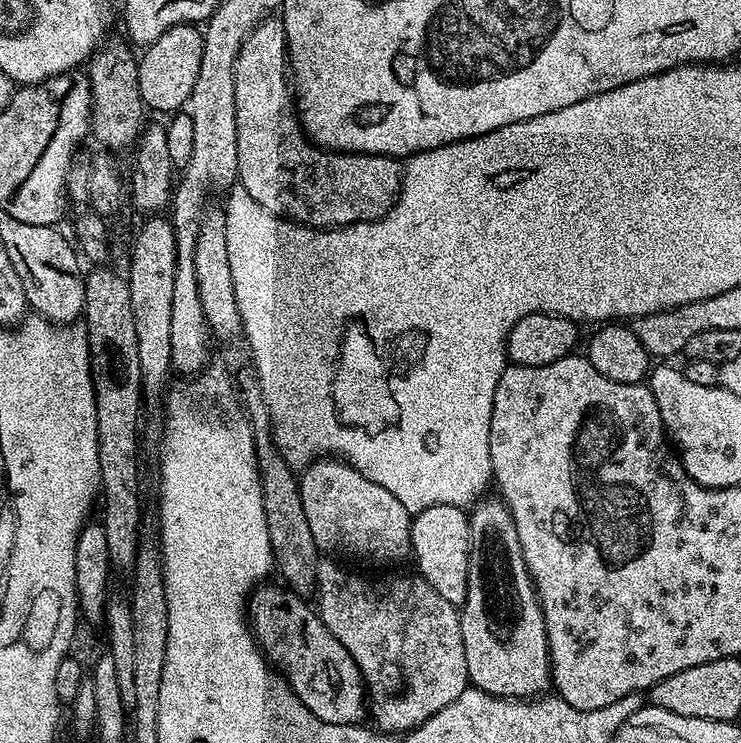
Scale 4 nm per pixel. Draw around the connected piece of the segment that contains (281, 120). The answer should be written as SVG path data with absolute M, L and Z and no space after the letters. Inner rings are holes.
M268 14L263 17L259 22L252 25L252 29L248 31L248 36L242 42L242 46L238 50L238 56L234 58L234 114L236 115L236 133L238 134L238 170L236 175L238 177L239 187L246 190L246 194L250 194L250 198L254 198L254 202L258 202L258 206L266 206L266 210L270 210L276 216L282 216L286 220L295 220L298 224L307 224L309 228L344 228L347 224L357 224L359 220L376 220L379 216L384 216L392 208L392 203L396 201L396 195L400 193L400 178L402 175L402 164L397 157L394 156L368 156L365 152L334 152L331 150L325 150L316 147L311 143L310 137L307 132L304 131L303 124L300 123L300 117L298 115L298 104L294 99L294 88L290 83L290 57L288 55L288 43L286 42L286 34L284 33L284 21L283 19L274 17L275 15Z

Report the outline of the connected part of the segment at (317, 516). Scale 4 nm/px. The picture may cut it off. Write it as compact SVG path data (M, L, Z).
M321 458L313 461L301 473L300 497L303 513L314 534L317 549L324 554L337 552L340 556L357 556L360 560L377 560L380 564L392 564L395 560L412 556L412 514L402 502L376 482L366 478L356 468L339 458Z

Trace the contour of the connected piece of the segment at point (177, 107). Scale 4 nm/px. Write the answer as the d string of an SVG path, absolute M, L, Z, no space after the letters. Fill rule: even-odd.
M175 24L163 32L154 43L143 49L144 57L138 60L138 86L145 105L156 112L175 114L187 105L190 94L194 90L194 82L198 82L198 70L202 66L204 38L201 29L195 24Z

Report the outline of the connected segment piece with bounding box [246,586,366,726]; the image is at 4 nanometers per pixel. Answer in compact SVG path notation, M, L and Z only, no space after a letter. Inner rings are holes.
M257 587L246 609L252 635L262 646L263 655L298 694L302 706L322 723L359 725L366 716L366 689L354 658L326 630L320 613L305 597L297 596L287 587Z

